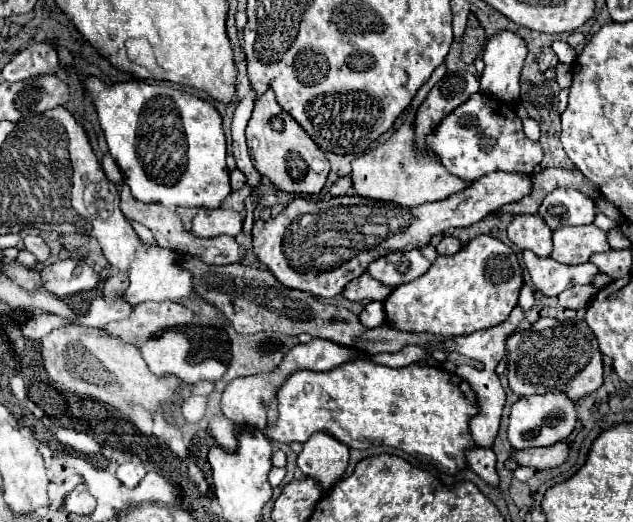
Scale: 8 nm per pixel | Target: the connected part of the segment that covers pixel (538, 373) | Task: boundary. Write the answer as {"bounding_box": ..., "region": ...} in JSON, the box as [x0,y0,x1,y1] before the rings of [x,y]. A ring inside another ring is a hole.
{"bounding_box":[507,319,603,401],"region":[[[539,319],[531,329],[517,331],[509,339],[507,377],[509,387],[519,397],[565,391],[577,401],[603,385],[603,363],[597,339],[583,320]]]}

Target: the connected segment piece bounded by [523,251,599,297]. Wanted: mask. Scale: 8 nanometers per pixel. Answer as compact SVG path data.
M523 251L523 263L537 291L541 291L547 297L555 297L573 285L591 283L593 277L599 273L599 269L593 267L593 263L561 265L551 257L541 259L533 255L533 251Z

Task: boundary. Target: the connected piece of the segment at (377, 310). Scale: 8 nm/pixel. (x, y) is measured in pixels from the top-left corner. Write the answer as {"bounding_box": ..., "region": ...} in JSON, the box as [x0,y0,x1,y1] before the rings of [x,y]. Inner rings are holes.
{"bounding_box":[361,301,385,329],"region":[[[379,301],[369,303],[369,305],[363,309],[363,313],[361,313],[361,323],[363,323],[365,327],[369,327],[369,329],[379,327],[381,323],[385,323],[385,309],[383,309],[383,303],[379,303]]]}

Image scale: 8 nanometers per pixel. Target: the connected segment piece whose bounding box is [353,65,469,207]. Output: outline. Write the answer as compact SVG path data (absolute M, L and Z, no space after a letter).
M445 65L437 67L437 71L431 75L431 79L417 91L417 95L413 97L413 101L409 105L409 113L405 115L401 127L391 135L389 141L385 141L377 149L373 149L367 155L357 157L353 161L353 189L357 195L367 197L367 199L377 199L377 201L391 201L401 207L415 207L415 205L421 205L427 201L445 199L447 195L459 193L469 185L469 183L461 183L461 179L457 179L455 175L449 175L449 171L445 171L445 167L441 167L441 163L437 161L433 151L419 151L415 145L413 125L415 125L417 107L423 103L423 99L431 91L431 87L443 75L445 75Z

